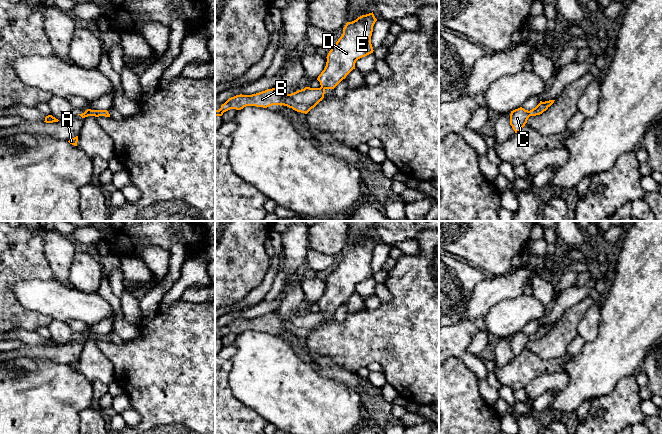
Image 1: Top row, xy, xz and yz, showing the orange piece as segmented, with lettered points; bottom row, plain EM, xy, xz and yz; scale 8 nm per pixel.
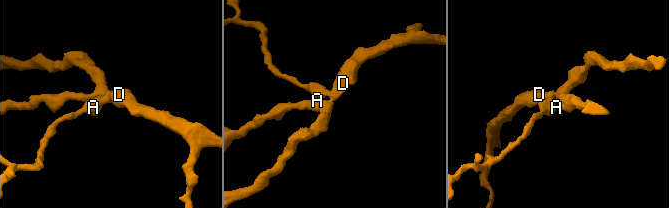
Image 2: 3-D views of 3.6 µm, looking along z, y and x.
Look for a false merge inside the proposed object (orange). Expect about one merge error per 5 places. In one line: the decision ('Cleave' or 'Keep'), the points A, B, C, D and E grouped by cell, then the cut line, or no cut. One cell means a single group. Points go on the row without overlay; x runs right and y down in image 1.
Keep. Groups: A B C D E. No split

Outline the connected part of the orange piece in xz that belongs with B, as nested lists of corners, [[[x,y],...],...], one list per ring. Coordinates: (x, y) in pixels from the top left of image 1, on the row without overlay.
[[[372,236],[362,239],[352,246],[346,247],[343,252],[342,260],[329,275],[326,281],[326,290],[317,302],[321,309],[320,312],[305,311],[304,313],[291,318],[280,318],[276,312],[272,312],[252,319],[236,319],[222,328],[219,334],[215,334],[215,341],[222,340],[224,336],[230,333],[241,334],[246,330],[267,332],[272,329],[284,329],[297,336],[307,338],[320,325],[322,325],[326,313],[334,313],[353,293],[355,293],[355,287],[358,283],[373,277],[374,274],[371,268],[371,260],[376,245],[377,243]]]

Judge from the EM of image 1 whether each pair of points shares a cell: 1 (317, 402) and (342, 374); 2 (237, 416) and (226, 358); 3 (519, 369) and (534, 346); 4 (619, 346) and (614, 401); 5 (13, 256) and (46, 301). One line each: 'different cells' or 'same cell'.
1: different cells
2: same cell
3: different cells
4: different cells
5: different cells

